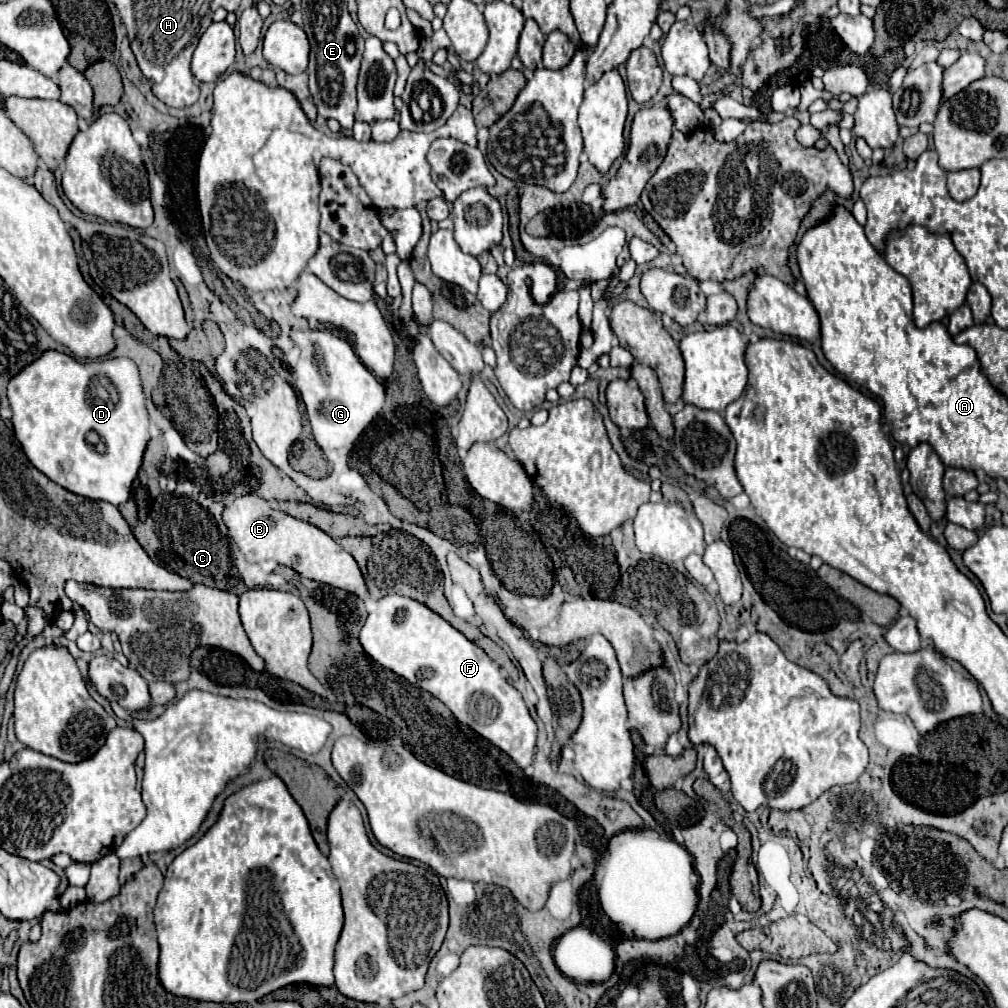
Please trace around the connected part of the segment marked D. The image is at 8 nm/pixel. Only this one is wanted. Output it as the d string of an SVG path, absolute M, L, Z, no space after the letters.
M45 351L9 381L7 397L13 409L13 429L27 459L51 481L75 495L121 505L129 499L133 479L143 461L149 441L149 415L137 365L125 357L105 357L97 361L75 361L57 351Z

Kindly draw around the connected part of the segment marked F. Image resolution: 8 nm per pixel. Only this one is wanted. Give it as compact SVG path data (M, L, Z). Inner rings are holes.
M385 595L377 601L377 607L369 613L359 641L363 649L383 667L391 669L393 673L405 677L409 683L419 685L421 689L429 691L433 697L443 701L451 713L475 733L491 741L495 747L505 751L521 769L533 763L535 741L537 741L537 725L529 715L529 709L521 697L521 693L503 677L499 665L475 643L471 643L461 631L457 631L451 623L431 611L427 605L407 599L405 595Z

